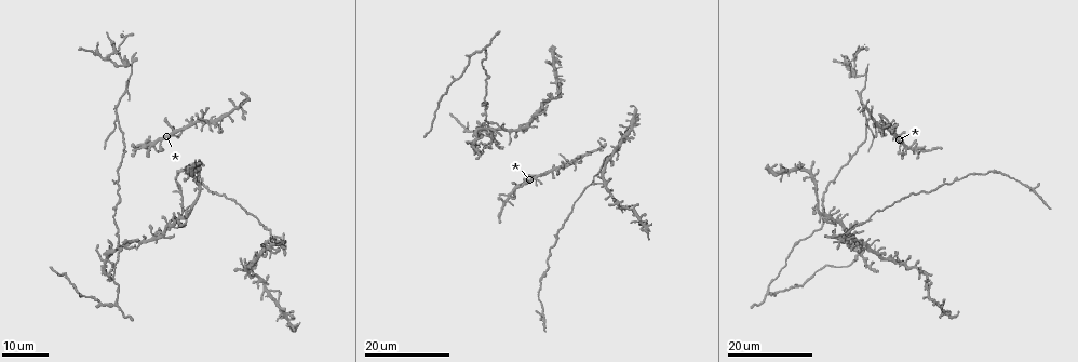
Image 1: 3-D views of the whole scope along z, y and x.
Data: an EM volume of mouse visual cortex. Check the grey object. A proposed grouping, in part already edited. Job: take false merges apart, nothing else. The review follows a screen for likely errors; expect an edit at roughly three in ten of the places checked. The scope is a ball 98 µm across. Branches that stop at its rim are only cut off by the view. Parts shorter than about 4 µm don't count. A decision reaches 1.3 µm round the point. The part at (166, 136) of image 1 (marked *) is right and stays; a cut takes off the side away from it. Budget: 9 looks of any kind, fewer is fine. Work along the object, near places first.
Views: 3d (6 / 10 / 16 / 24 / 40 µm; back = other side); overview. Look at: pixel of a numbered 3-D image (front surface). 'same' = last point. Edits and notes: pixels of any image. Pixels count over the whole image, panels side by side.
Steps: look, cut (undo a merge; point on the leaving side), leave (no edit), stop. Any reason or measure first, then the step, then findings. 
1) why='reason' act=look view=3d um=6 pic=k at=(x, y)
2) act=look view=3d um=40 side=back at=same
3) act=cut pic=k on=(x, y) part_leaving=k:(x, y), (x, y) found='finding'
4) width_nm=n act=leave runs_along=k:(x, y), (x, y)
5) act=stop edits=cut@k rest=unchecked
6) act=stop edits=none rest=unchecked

why='thin neck' act=look view=3d um=16 pic=1 at=(487, 116)

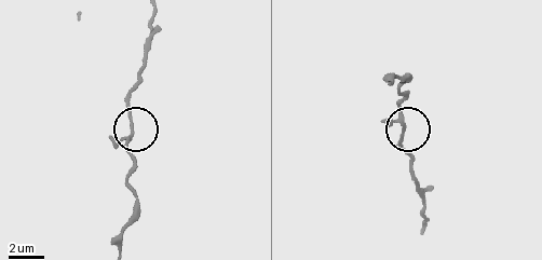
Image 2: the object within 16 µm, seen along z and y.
why='closer look' act=look view=3d um=10 pic=2 at=(132, 122)

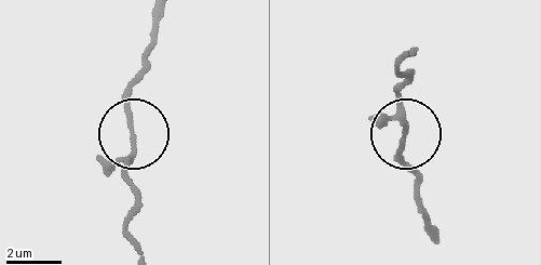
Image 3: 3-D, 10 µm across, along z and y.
act=look view=3d um=10 side=back pic=3 at=(134, 138)

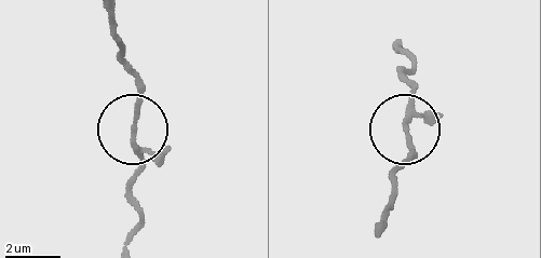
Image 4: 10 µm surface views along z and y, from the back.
width_nm=150 act=leave found='one neuron here'

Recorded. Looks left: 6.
why='four or more arms meet' act=look view=3d um=24 pic=1 at=(134, 240)

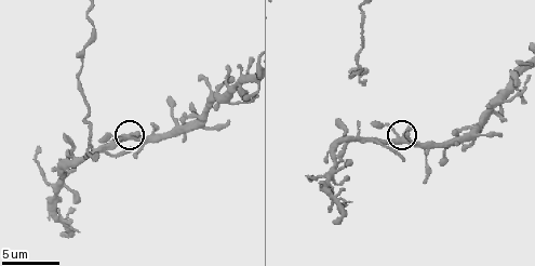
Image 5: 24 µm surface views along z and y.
act=look view=3d um=10 pic=5 at=(400, 140)

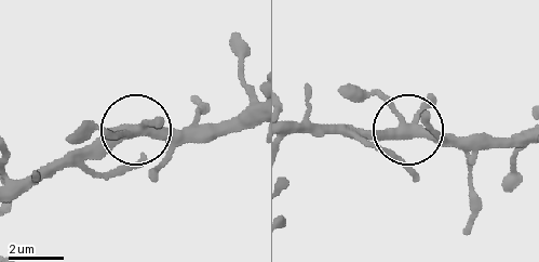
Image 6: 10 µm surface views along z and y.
width_nm=370 act=leave found='all the same neuron'

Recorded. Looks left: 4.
why='looks like a crossing' act=look view=3d um=6 pic=5 at=(55, 189)

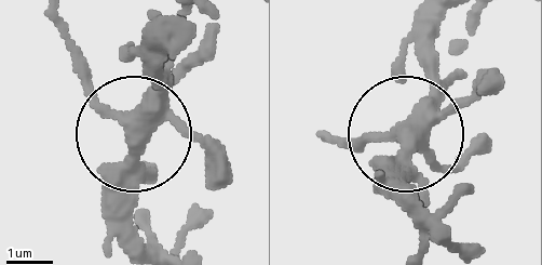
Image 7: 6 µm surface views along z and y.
arms=4 act=leave runs_along=7:(441, 26), (418, 119), (364, 143), (328, 143) found='one neuron here'

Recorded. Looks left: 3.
why='arms run side by side' act=look view=3d um=10 pic=5 at=(241, 82)

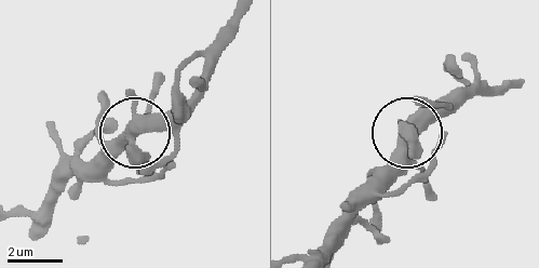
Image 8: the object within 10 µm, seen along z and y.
act=look view=3d um=6 pic=8 at=(129, 133)

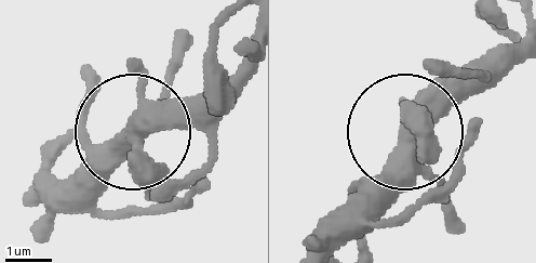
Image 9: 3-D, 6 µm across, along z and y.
arms=5 act=leave found='one neuron here'

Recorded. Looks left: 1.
act=stop edits=none rest=unchecked

